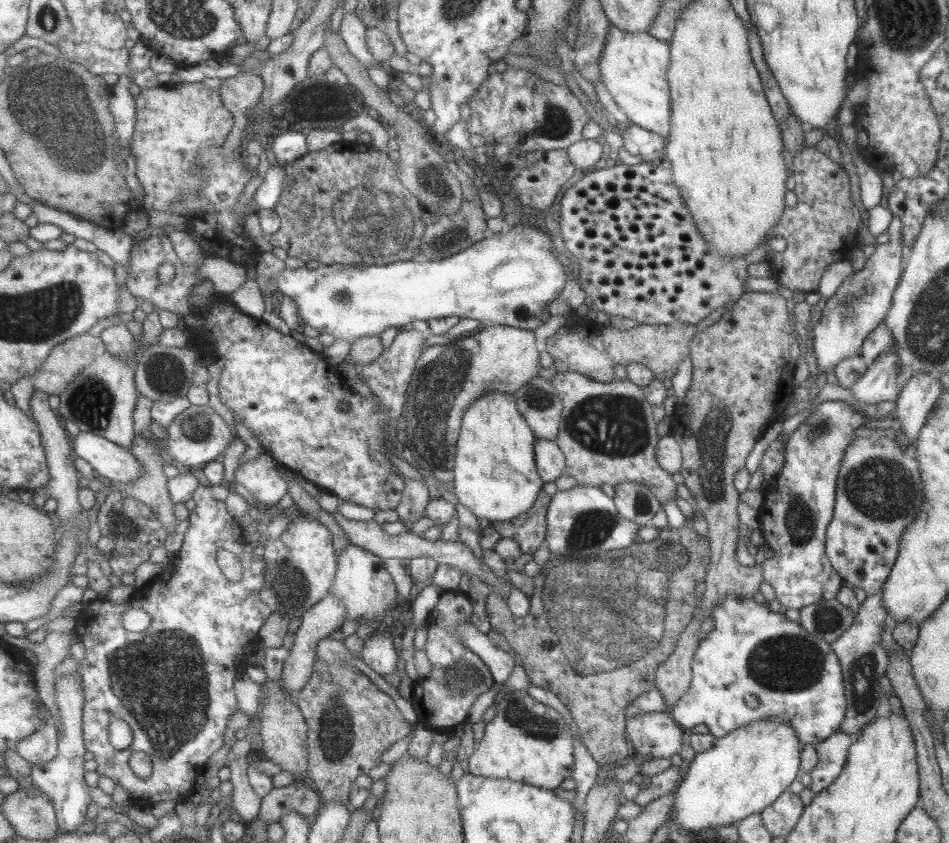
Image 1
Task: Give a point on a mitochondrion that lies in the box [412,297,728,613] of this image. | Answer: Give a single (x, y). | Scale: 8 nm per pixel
(616, 426)

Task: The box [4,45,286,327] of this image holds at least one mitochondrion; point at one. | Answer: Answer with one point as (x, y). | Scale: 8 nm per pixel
(68, 121)

